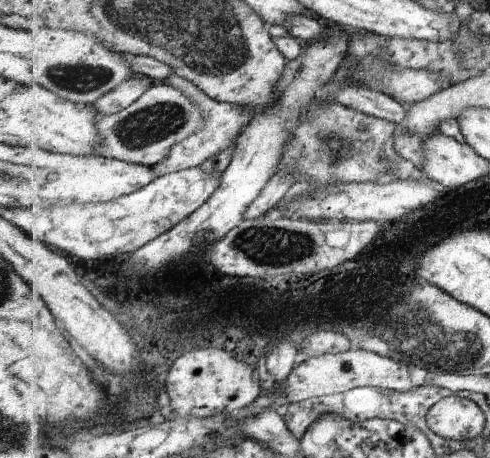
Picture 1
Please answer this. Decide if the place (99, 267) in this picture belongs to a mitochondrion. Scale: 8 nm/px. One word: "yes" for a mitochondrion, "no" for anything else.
no

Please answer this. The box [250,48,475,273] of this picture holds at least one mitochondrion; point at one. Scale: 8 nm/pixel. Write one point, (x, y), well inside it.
(332, 151)

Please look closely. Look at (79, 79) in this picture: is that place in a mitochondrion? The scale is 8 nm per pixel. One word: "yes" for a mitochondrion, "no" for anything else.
yes

